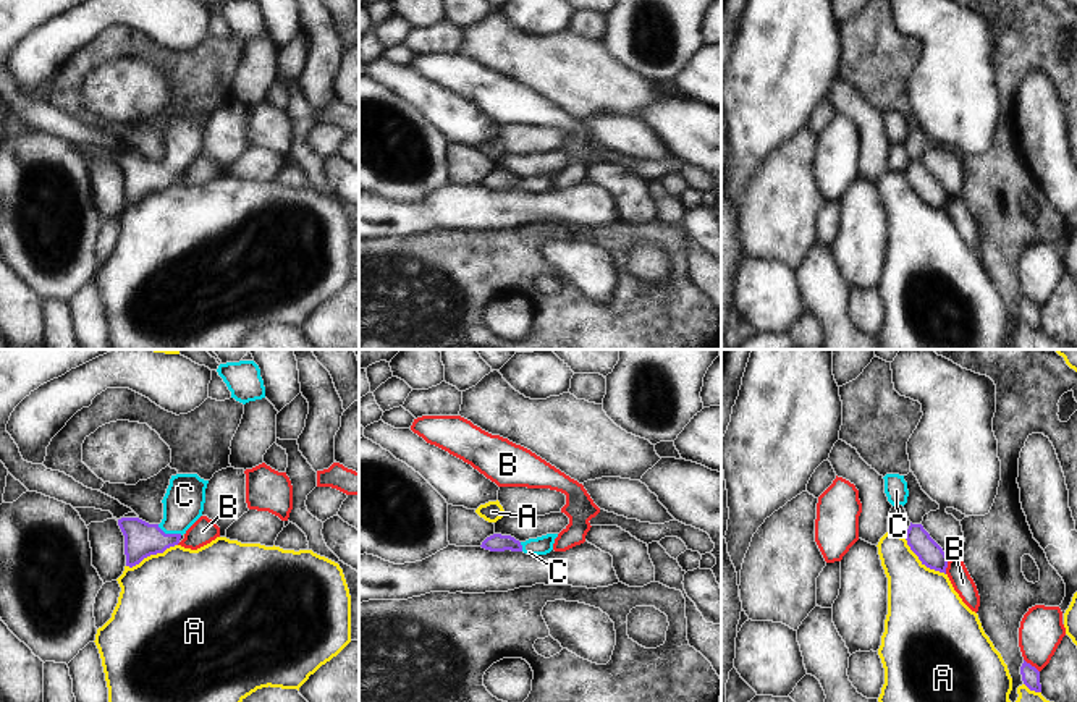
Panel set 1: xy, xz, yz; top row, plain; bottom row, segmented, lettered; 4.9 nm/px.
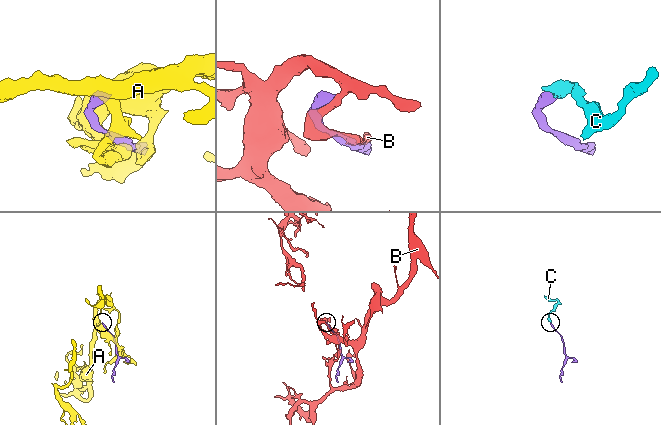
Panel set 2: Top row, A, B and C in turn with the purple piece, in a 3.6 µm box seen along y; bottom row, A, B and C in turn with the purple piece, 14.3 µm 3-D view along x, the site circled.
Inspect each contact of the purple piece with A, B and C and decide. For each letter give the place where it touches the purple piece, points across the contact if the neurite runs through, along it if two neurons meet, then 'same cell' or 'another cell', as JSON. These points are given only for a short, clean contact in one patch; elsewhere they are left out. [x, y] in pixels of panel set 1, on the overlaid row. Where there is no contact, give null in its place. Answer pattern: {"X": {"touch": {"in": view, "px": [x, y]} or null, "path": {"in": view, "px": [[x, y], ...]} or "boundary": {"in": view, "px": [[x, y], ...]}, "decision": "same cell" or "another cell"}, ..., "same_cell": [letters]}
{"A": {"touch": {"in": "xy", "px": [151, 553]}, "decision": "another cell"}, "B": {"touch": {"in": "yz", "px": [946, 566]}, "decision": "another cell"}, "C": {"touch": {"in": "xy", "px": [170, 534]}, "path": {"in": "xy", "px": [[141, 539], [170, 534], [183, 503]]}, "decision": "same cell"}, "same_cell": ["C"]}

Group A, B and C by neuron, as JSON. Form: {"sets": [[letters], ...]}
{"sets": [["A"], ["B"], ["C"]]}

